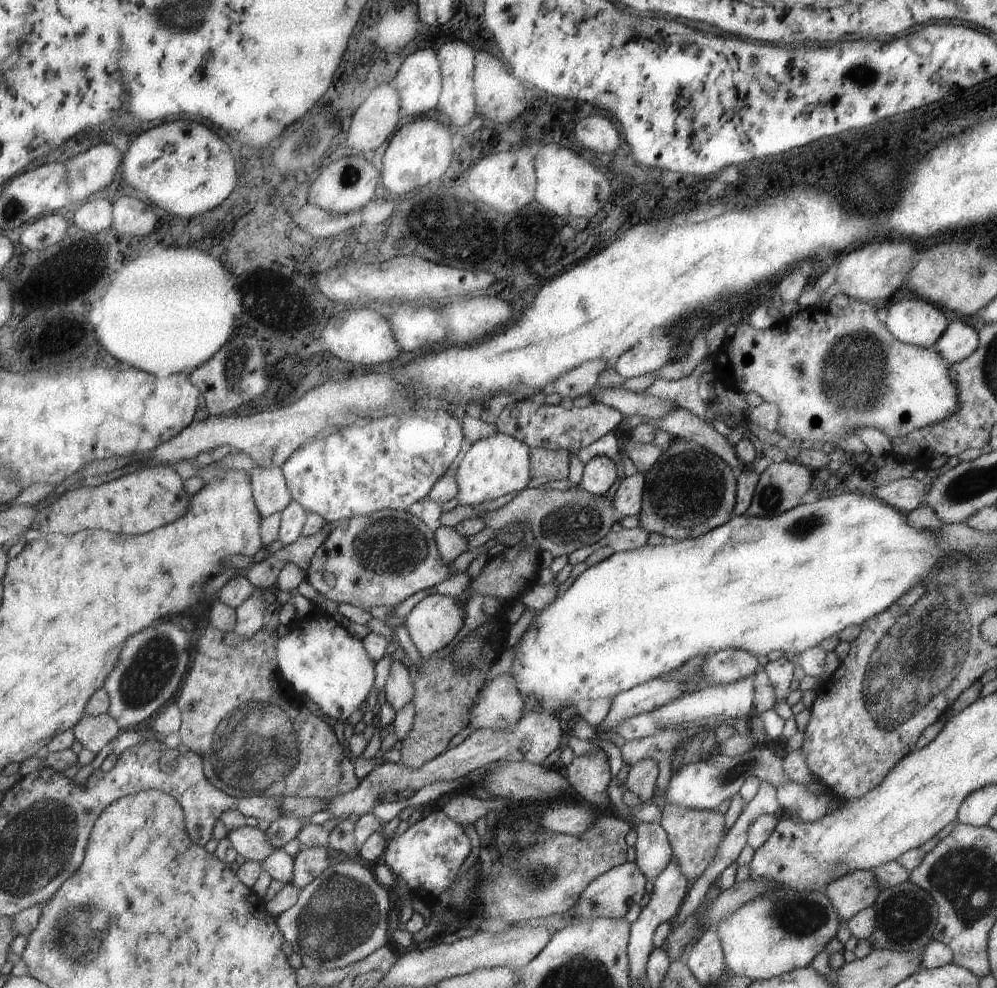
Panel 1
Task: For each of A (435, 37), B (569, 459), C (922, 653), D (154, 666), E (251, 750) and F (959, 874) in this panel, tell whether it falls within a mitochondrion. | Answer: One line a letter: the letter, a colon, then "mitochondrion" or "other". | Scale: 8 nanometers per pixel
A: other
B: other
C: mitochondrion
D: mitochondrion
E: mitochondrion
F: mitochondrion

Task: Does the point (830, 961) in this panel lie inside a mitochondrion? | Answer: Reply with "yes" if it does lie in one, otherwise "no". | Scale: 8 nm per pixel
no

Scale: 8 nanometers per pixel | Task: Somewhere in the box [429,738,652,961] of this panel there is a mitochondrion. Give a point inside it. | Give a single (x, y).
(538, 878)

